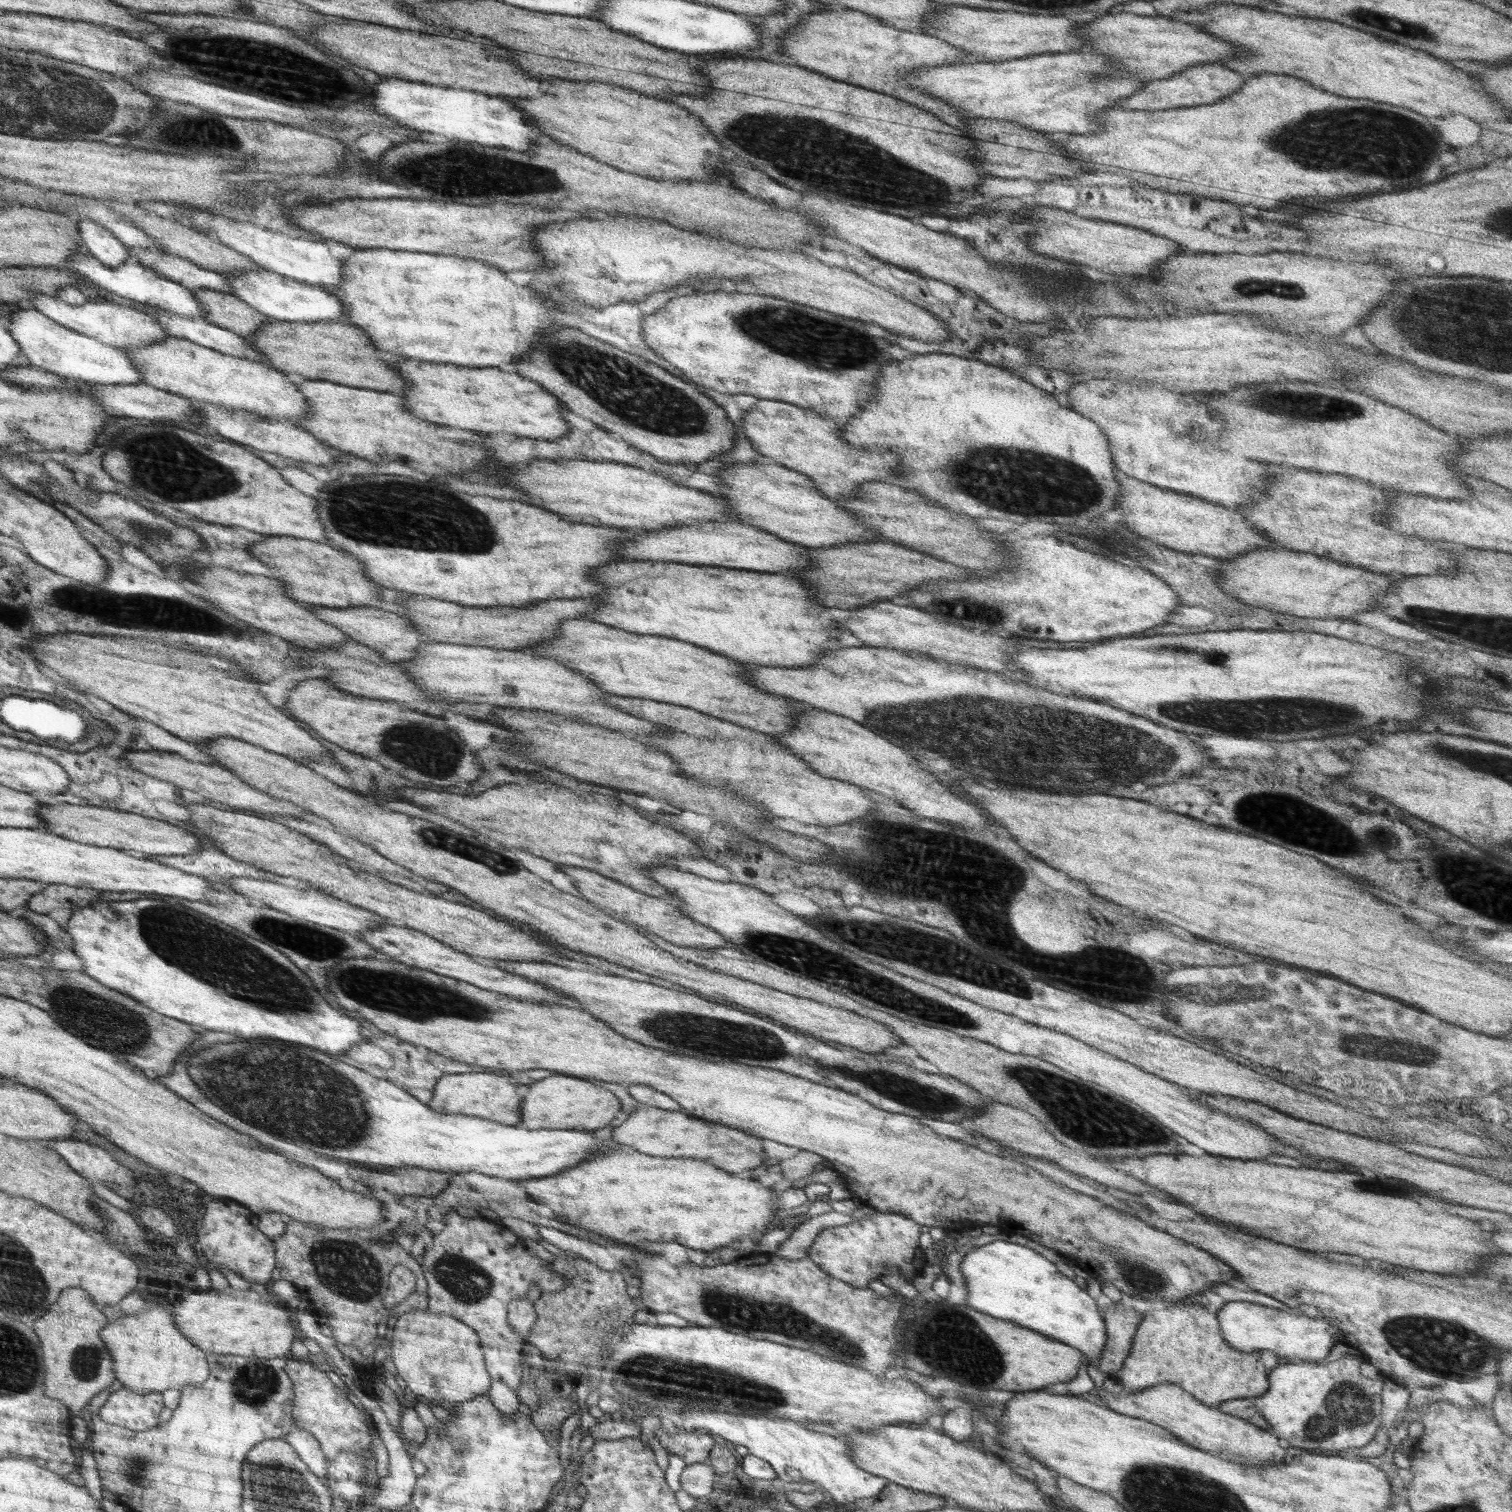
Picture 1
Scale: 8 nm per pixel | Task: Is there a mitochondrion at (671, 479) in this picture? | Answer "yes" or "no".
no

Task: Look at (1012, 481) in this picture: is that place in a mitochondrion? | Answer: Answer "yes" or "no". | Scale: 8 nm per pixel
yes

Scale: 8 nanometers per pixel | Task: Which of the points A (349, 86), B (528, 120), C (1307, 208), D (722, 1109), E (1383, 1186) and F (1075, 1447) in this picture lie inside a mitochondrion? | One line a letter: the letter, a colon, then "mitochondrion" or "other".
A: mitochondrion
B: other
C: other
D: other
E: mitochondrion
F: other

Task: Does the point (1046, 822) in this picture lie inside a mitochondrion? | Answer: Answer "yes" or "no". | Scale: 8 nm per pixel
no

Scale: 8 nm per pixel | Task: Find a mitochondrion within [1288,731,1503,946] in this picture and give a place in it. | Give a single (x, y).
(1442, 866)

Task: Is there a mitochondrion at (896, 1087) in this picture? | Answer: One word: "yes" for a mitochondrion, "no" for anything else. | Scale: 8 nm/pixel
yes

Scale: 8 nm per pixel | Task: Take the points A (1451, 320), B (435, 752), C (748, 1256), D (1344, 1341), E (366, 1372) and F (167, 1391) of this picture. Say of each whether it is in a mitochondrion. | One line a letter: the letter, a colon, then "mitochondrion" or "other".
A: mitochondrion
B: mitochondrion
C: other
D: other
E: other
F: other

